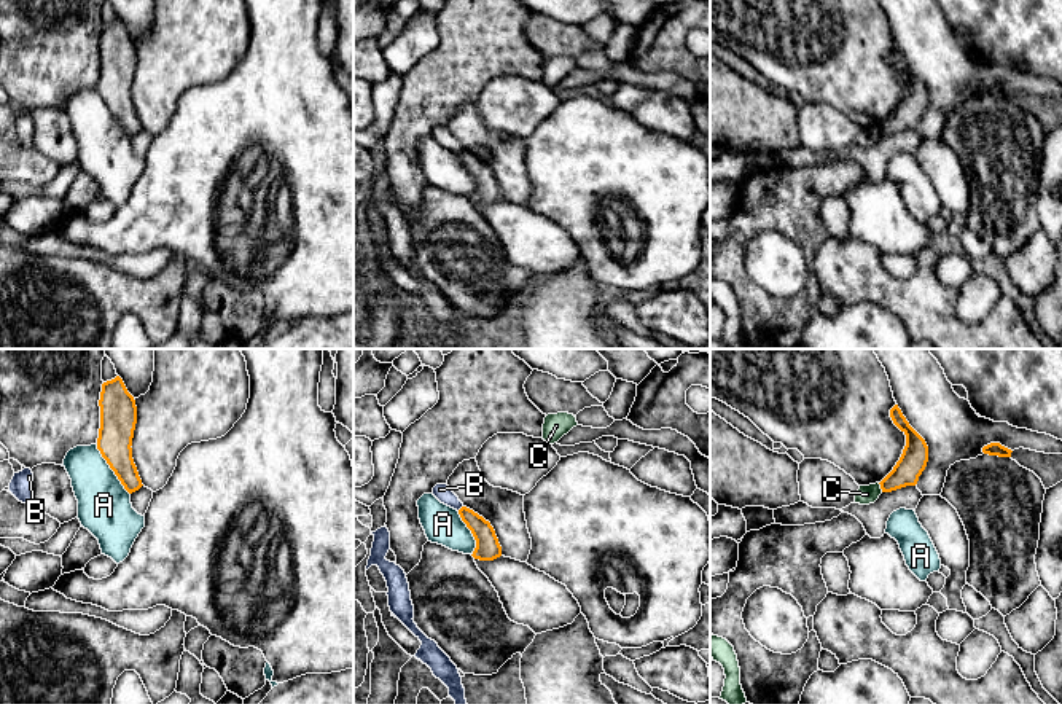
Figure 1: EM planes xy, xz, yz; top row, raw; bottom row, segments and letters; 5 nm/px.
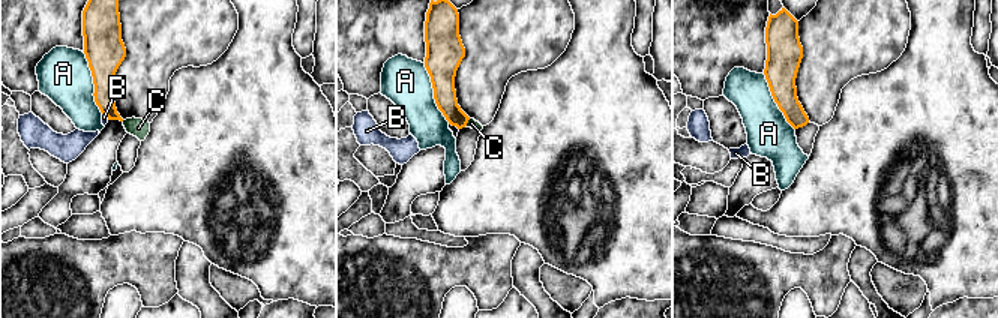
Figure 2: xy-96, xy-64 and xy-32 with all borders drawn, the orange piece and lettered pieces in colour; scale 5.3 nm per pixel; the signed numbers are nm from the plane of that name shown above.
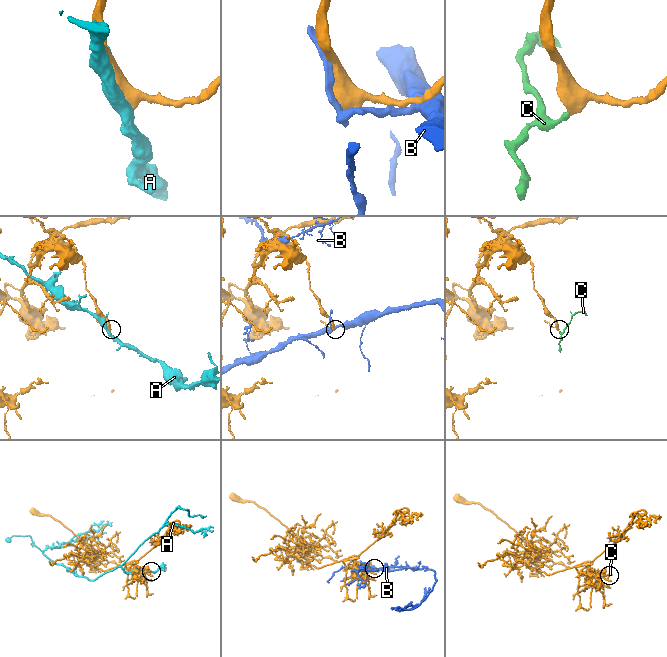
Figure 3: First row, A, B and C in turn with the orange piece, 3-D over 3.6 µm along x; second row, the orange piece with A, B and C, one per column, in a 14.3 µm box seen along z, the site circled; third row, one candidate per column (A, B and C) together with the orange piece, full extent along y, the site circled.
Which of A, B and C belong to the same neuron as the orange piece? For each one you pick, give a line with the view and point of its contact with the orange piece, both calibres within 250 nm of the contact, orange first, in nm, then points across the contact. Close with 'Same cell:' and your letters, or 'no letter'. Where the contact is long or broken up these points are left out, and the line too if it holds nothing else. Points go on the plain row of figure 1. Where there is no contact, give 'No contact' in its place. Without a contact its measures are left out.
Same cell: no letter

